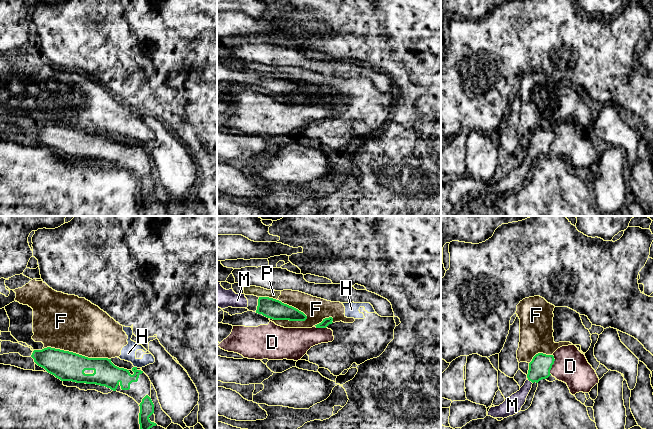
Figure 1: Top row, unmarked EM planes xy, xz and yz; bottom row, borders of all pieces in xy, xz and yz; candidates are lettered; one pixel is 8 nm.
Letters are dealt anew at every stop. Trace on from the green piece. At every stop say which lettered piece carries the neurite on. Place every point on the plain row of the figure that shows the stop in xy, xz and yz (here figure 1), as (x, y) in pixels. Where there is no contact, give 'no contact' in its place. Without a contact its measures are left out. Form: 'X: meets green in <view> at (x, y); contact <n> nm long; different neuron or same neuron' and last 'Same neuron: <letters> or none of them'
D: meets green in yz at (552, 140); contact 160 nm long; different neuron
F: meets green in xz at (288, 95); contact 320 nm long; different neuron
H: meets green in xy at (136, 143); contact 30 nm long; different neuron
M: meets green in yz at (530, 156); contact 60 nm long; same neuron
P: meets green in xz at (268, 73); contact 160 nm long; different neuron
Same neuron: M

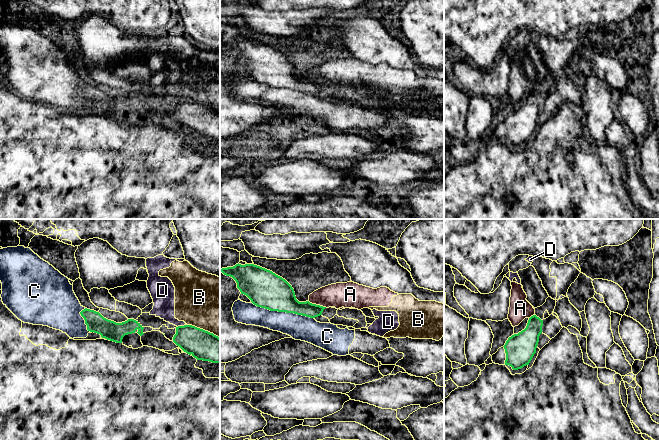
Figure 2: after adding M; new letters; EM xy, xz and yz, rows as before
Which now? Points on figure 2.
A: meets green in xz at (317, 81); contact 160 nm long; different neuron
B: meets green in xy at (202, 105); contact 280 nm long; different neuron
C: meets green in xz at (283, 87); contact 500 nm long; different neuron
D: meets green in xy at (181, 102); contact 80 nm long; different neuron
Same neuron: none of them

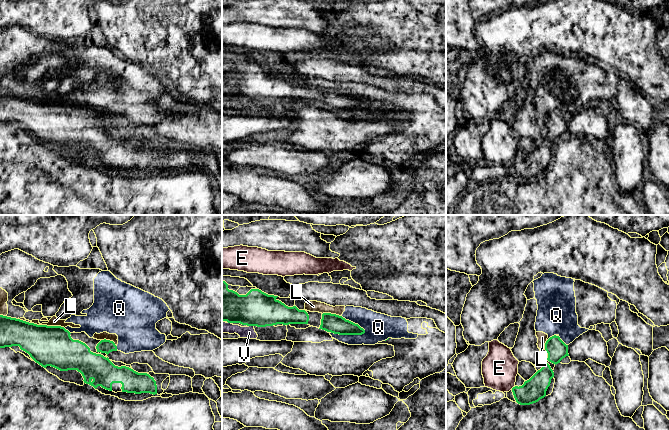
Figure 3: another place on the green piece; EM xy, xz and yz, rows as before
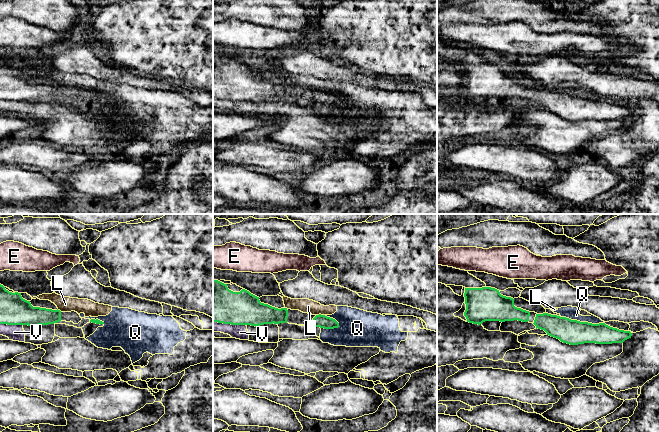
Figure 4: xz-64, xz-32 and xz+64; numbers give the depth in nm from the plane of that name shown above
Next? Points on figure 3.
E: meets green in yz at (512, 164); contact 40 nm long; different neuron
L: meets green in xy at (48, 102); contact 260 nm long; different neuron
Q: meets green in xz at (347, 110); contact 300 nm long; different neuron
V: meets green in xz at (251, 101); contact 40 nm long; different neuron
Same neuron: none of them

